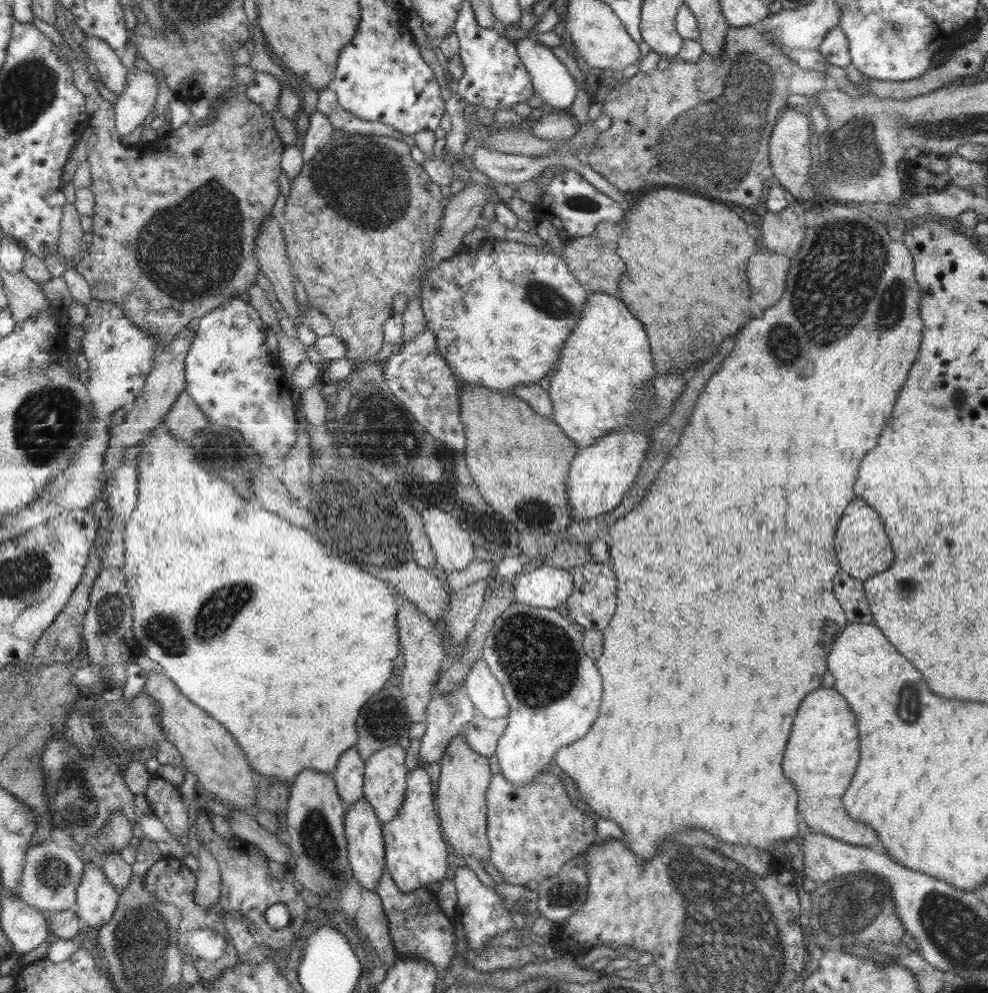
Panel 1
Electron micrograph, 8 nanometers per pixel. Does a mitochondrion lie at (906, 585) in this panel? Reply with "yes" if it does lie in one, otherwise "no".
no

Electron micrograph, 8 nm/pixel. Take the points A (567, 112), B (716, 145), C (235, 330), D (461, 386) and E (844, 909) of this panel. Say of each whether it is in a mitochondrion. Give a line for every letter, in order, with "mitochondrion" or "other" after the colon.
A: other
B: mitochondrion
C: other
D: other
E: mitochondrion

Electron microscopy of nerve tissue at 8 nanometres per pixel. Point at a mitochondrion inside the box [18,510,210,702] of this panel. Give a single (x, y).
(110, 618)

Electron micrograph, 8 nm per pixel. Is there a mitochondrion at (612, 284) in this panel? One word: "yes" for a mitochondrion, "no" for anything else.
no

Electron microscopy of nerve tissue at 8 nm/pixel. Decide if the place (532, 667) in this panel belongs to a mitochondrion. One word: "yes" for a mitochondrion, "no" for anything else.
yes

